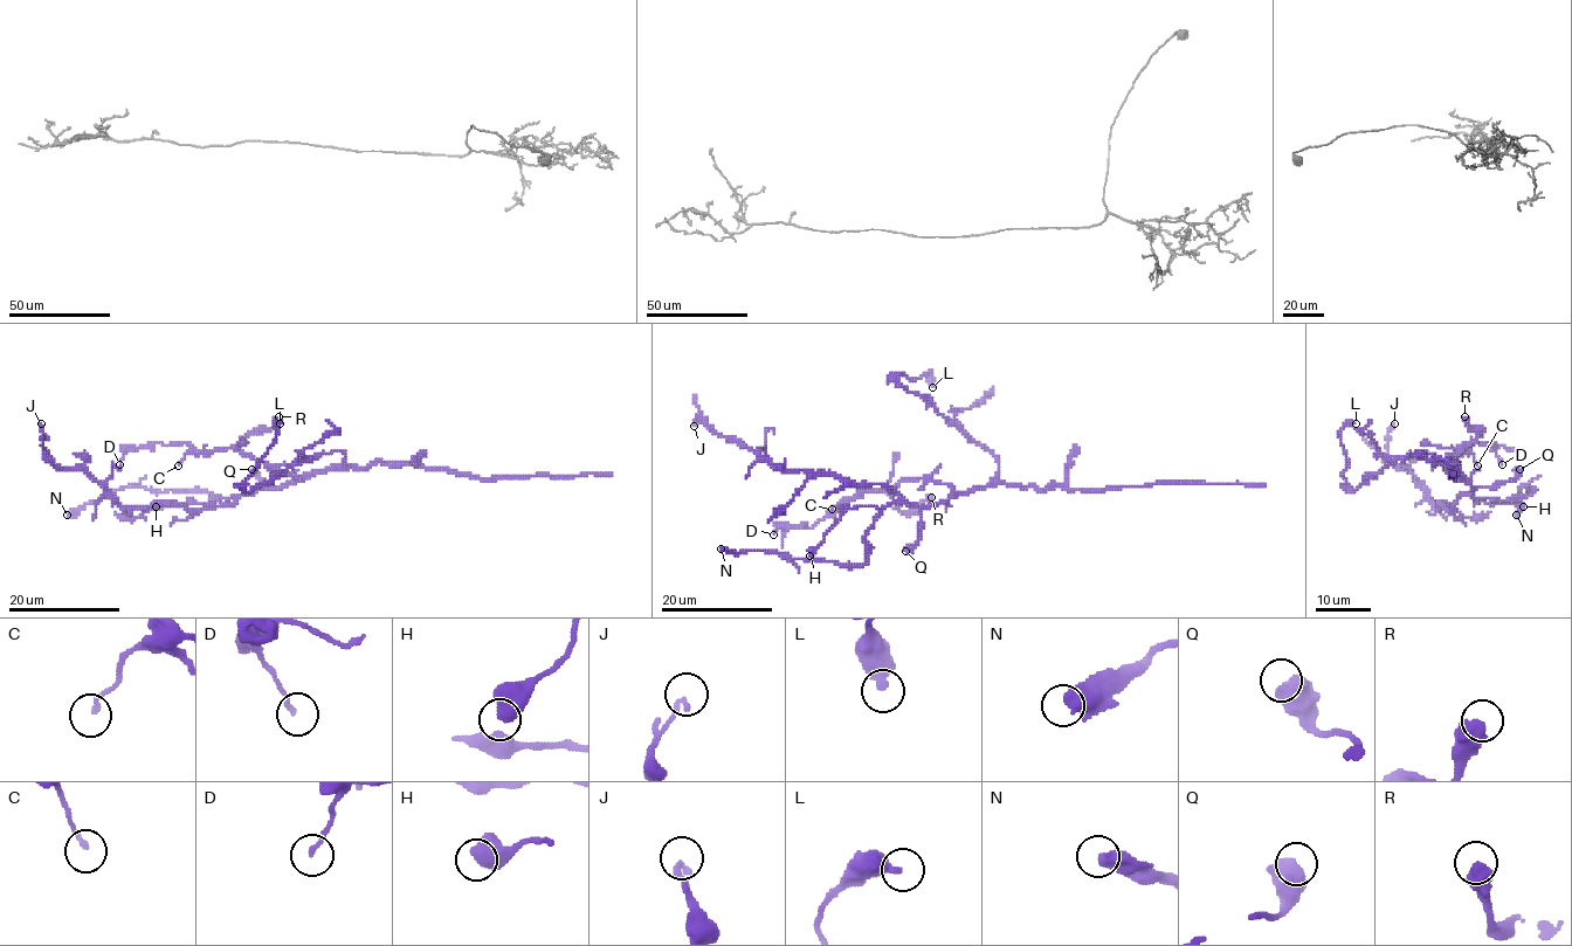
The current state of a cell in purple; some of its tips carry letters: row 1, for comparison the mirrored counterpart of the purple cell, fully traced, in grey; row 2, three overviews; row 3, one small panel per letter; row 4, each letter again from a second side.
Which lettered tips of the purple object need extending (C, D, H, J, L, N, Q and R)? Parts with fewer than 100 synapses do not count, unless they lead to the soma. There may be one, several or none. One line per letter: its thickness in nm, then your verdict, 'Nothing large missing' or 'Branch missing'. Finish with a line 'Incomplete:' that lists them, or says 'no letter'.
C: Thickness 160 nm. Nothing large missing
D: Thickness 160 nm. Nothing large missing
H: Thickness 650 nm. Nothing large missing
J: Thickness 220 nm. Nothing large missing
L: Thickness 460 nm. Nothing large missing
N: Thickness 600 nm. Nothing large missing
Q: Thickness 650 nm. Nothing large missing
R: Thickness 650 nm. Nothing large missing
Incomplete: no letter

